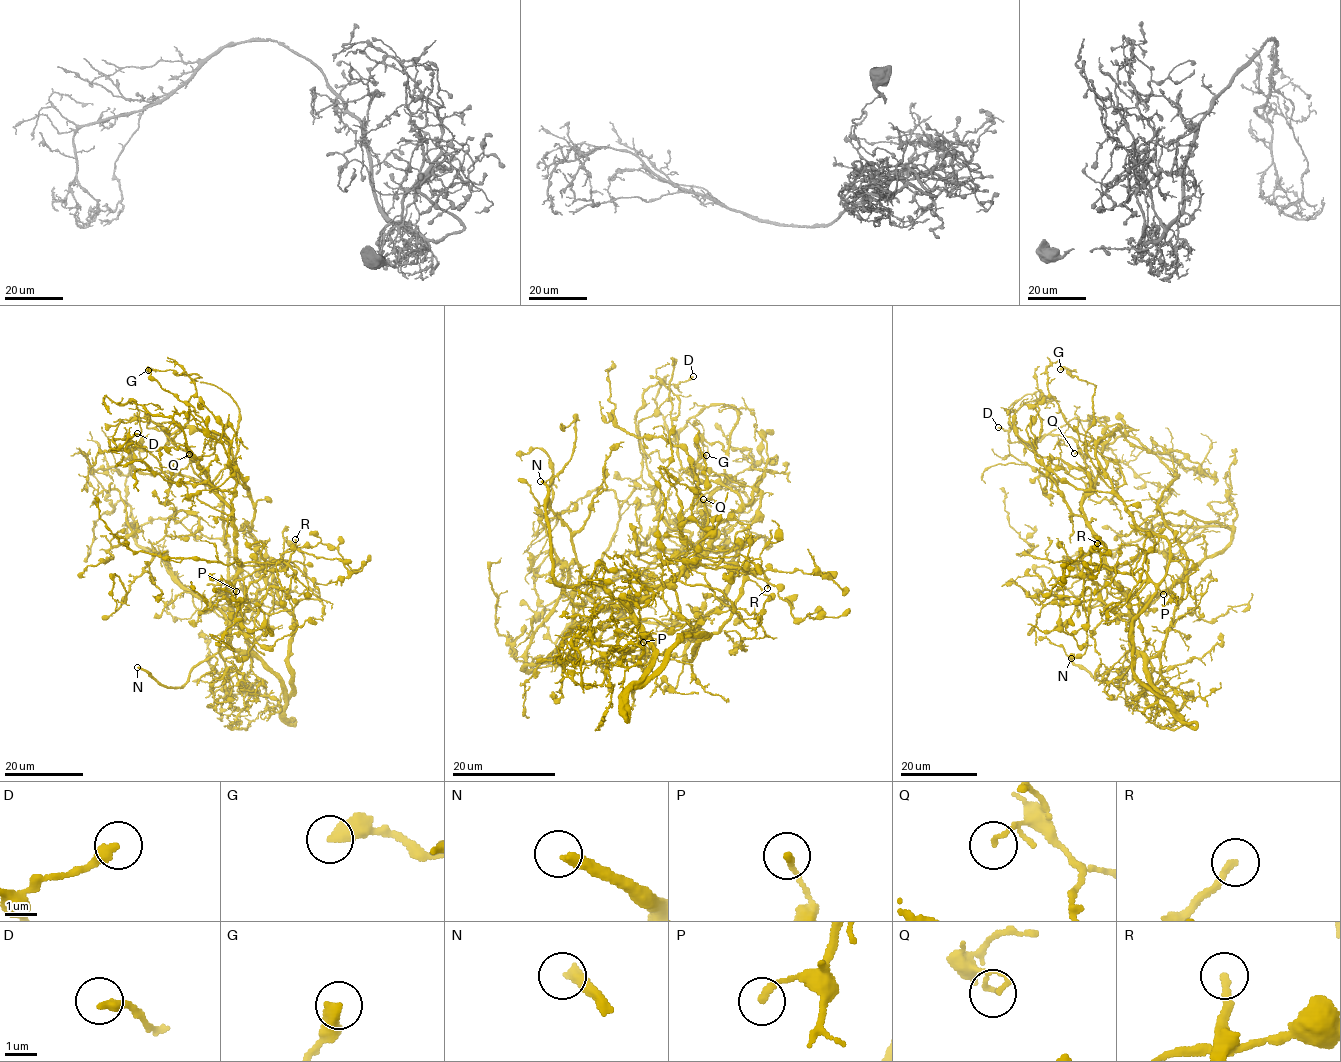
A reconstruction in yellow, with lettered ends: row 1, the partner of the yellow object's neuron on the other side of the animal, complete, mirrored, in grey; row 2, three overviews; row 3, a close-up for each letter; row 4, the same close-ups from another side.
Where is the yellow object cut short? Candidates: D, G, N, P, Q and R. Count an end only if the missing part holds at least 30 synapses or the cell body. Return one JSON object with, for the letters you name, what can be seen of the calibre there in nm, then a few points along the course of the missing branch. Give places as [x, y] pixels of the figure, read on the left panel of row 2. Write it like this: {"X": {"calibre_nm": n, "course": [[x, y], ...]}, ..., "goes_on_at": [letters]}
{"N": {"calibre_nm": 320, "course": [[137, 667], [118, 663], [128, 664], [147, 684], [139, 690], [121, 694]]}, "R": {"calibre_nm": 220, "course": [[295, 539], [297, 524], [274, 507], [247, 459], [203, 438], [185, 438], [178, 433], [173, 418]]}, "goes_on_at": ["N", "R"]}

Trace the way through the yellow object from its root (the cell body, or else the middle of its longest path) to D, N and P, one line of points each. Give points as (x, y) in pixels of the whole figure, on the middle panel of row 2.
D: (632, 647), (644, 633), (627, 603), (695, 567), (717, 534), (660, 517), (636, 429), (650, 387), (693, 376)
N: (632, 647), (644, 633), (619, 602), (595, 584), (569, 587), (554, 580), (545, 509), (548, 491), (540, 481)
P: (632, 647), (632, 651), (624, 652), (624, 659), (644, 658), (647, 653), (643, 642)

